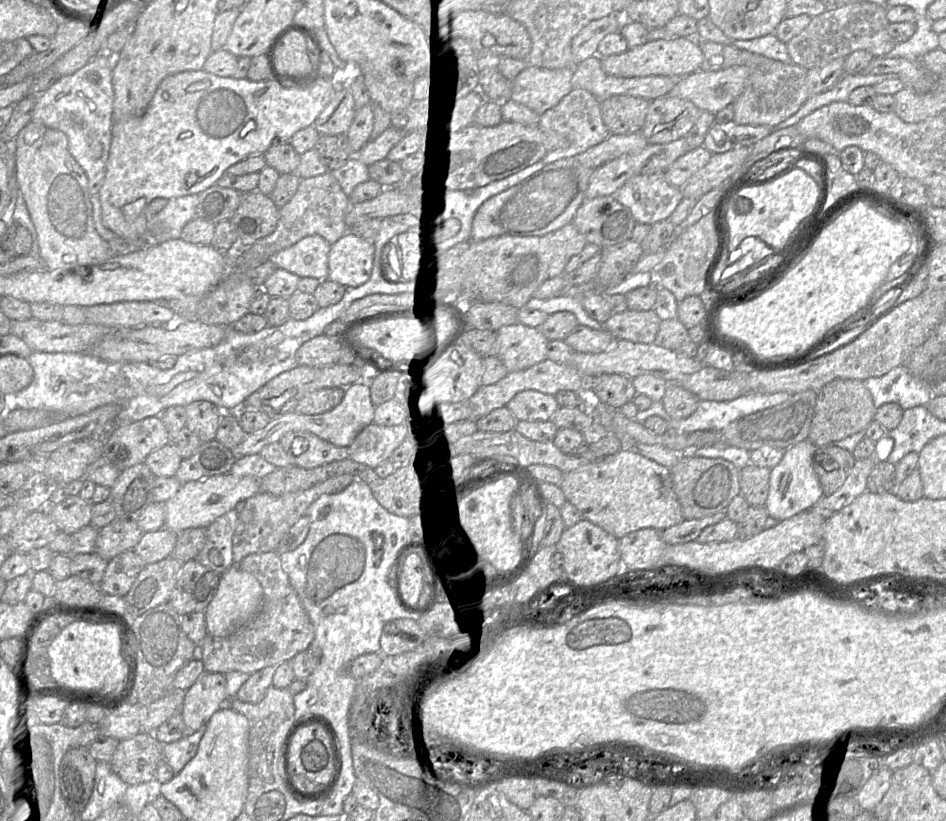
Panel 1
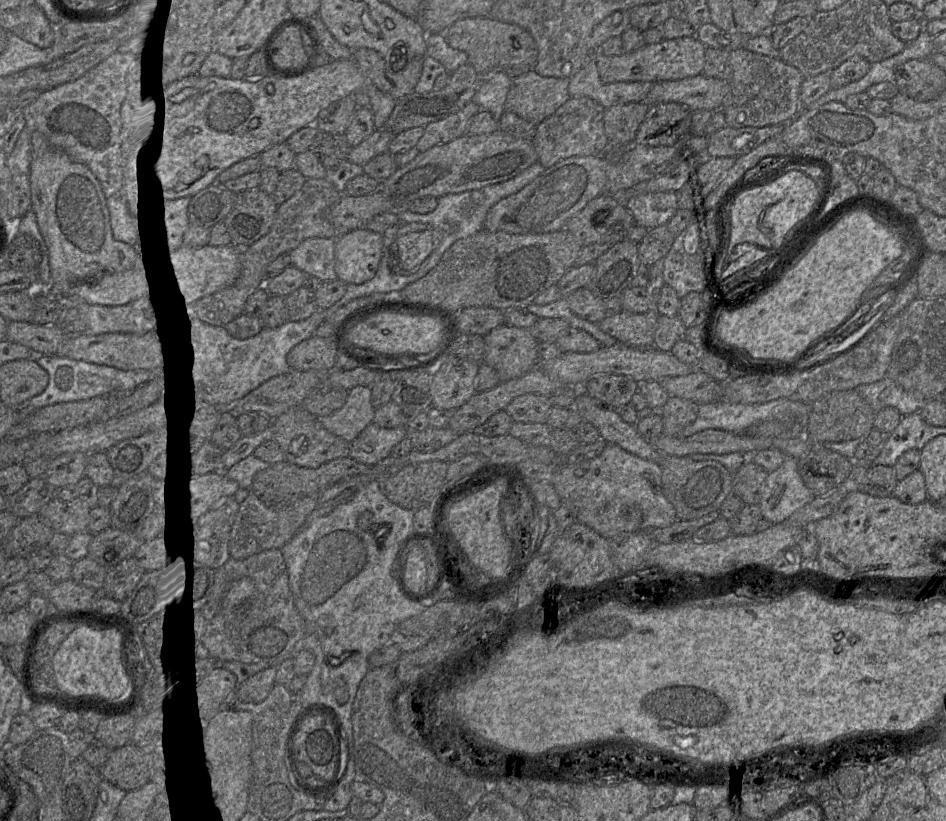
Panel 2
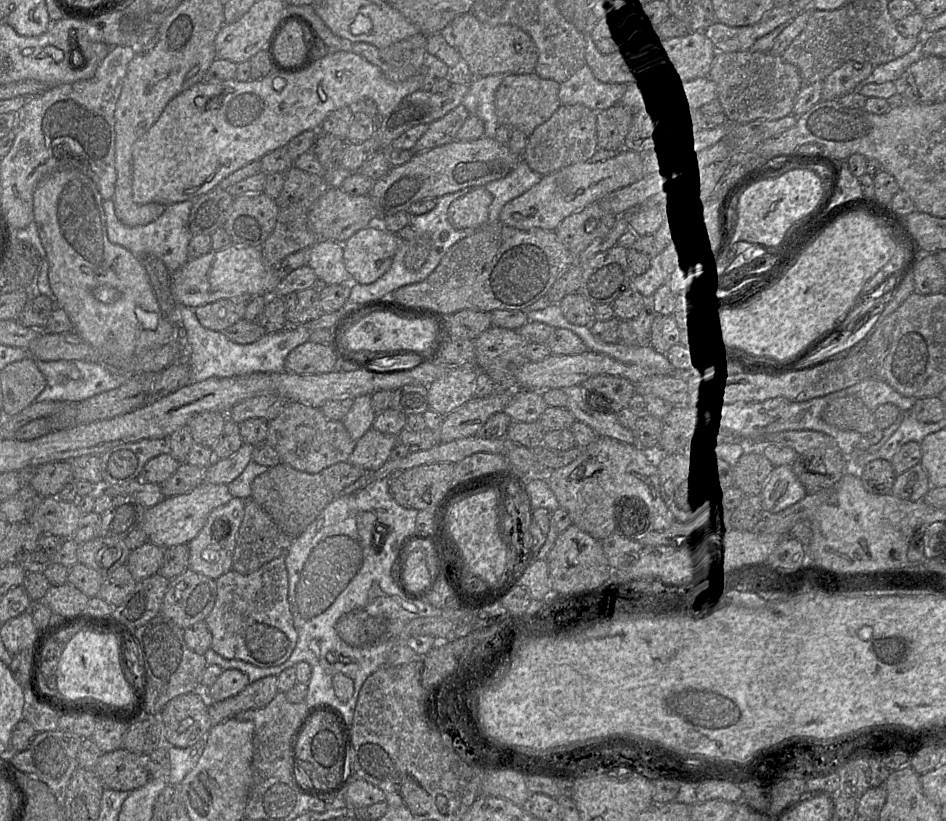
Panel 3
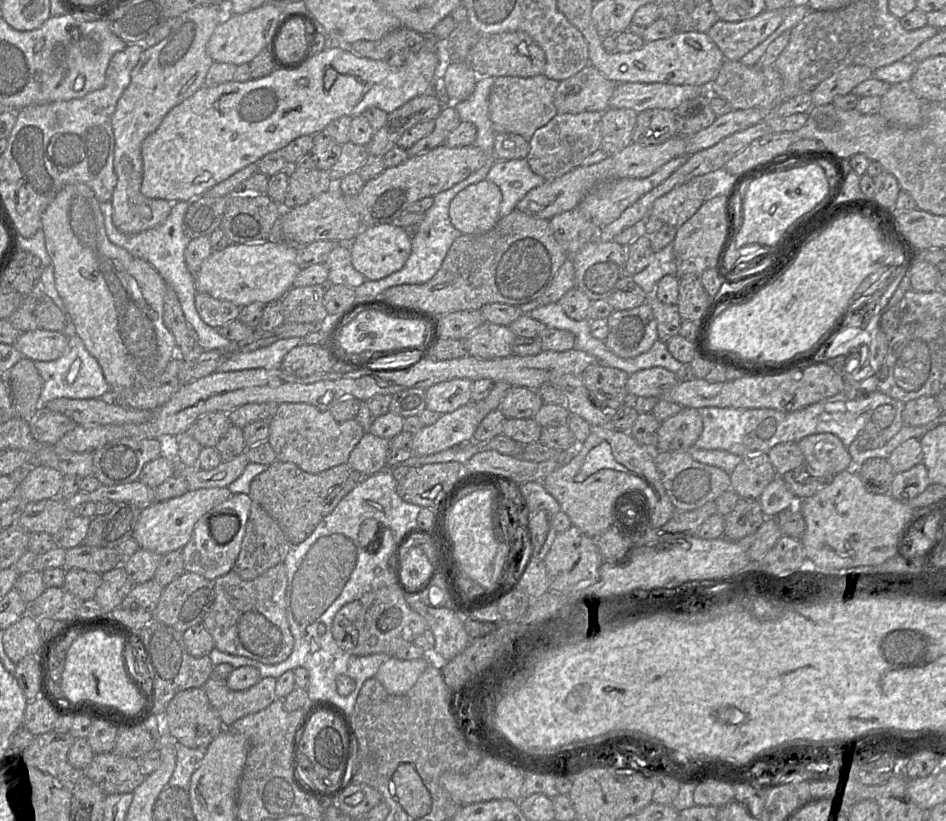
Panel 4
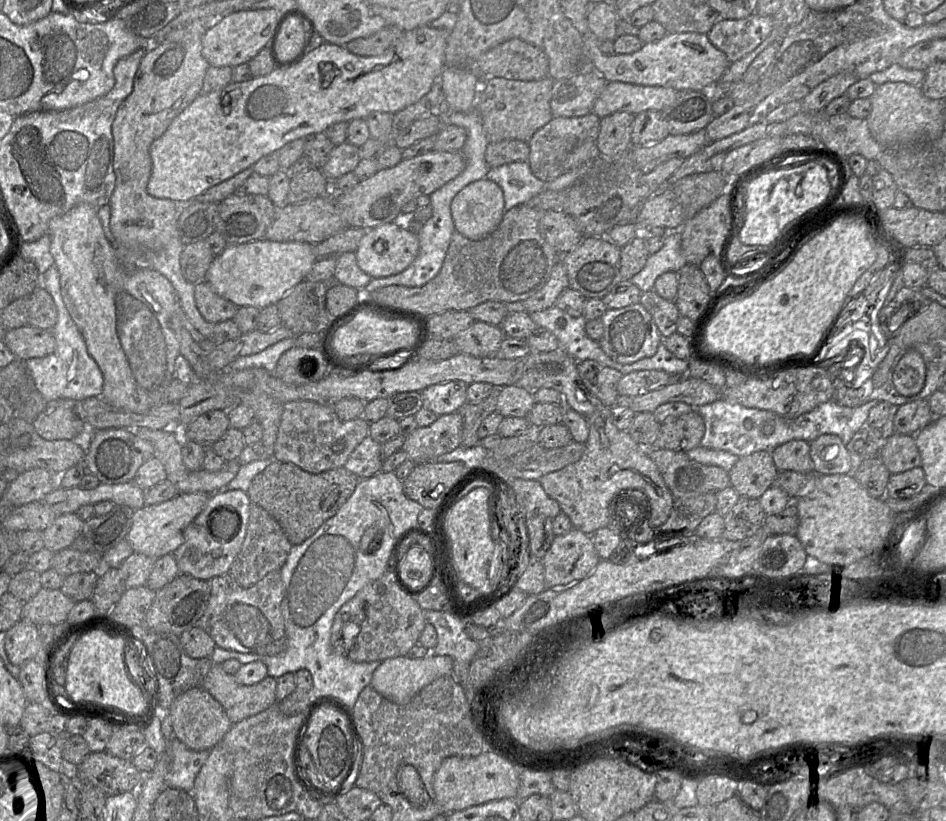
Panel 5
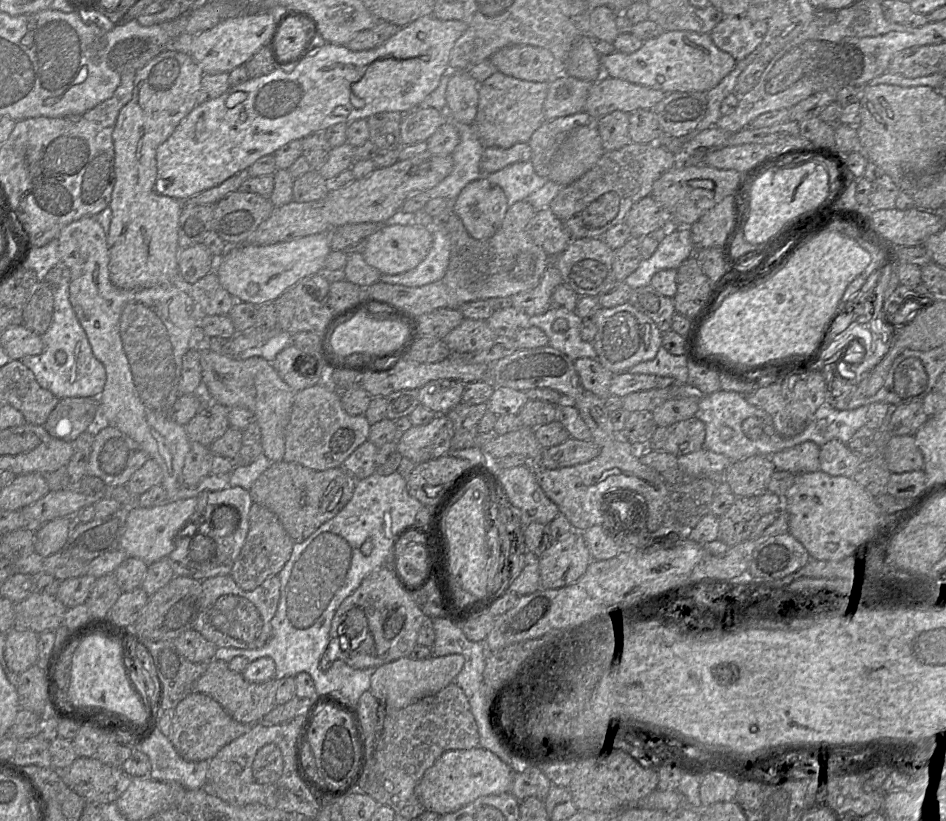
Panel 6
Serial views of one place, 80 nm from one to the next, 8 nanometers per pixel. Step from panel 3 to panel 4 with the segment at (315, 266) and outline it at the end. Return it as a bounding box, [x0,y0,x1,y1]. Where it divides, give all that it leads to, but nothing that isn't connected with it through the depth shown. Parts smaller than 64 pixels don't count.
[325,244,366,288]

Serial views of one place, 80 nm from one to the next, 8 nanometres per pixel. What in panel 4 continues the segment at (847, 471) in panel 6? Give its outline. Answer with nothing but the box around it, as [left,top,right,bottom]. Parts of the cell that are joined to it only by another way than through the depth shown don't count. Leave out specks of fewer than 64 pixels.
[797,433,854,477]

